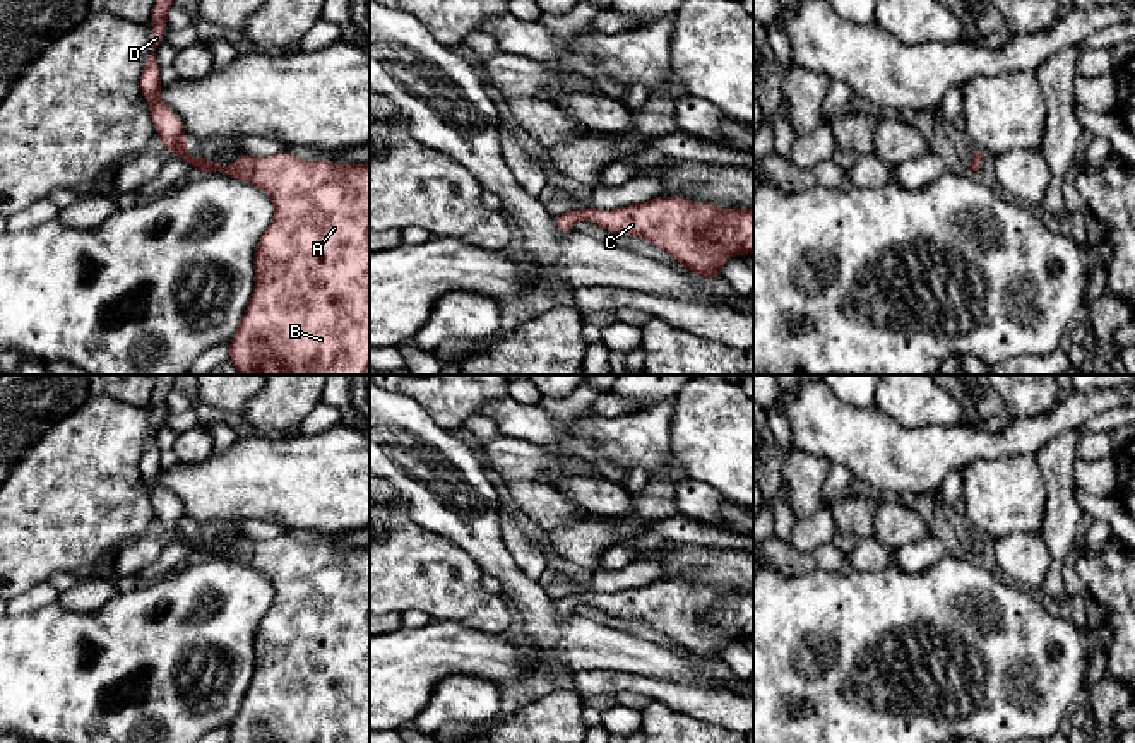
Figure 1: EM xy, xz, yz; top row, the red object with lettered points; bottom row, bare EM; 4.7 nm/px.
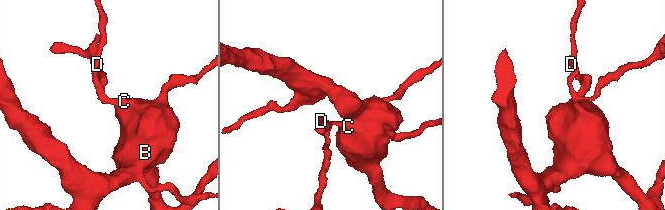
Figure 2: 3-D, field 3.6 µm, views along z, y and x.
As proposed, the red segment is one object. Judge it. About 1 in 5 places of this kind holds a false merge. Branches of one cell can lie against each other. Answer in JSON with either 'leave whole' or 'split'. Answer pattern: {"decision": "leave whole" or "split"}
{"decision": "leave whole"}

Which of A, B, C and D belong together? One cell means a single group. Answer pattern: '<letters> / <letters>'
A B C D

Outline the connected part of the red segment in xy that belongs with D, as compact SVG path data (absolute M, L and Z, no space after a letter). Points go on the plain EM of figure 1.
M159 375L151 395L152 416L147 437L140 478L151 490L149 498L163 531L183 543L192 555L221 556L258 570L274 585L274 601L260 620L255 637L253 678L241 705L229 722L229 743L370 743L370 548L337 548L330 543L305 544L288 536L255 541L243 536L233 548L221 550L211 538L200 543L190 539L185 508L164 490L161 481L161 461L157 431L164 426L164 411L173 390L175 375Z

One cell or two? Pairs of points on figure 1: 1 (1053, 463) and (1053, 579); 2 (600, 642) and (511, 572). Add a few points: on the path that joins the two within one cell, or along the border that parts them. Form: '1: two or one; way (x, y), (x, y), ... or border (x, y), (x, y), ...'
1: one; way (1060, 492), (1060, 550)
2: one; way (576, 642), (528, 596)

